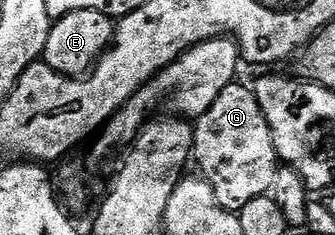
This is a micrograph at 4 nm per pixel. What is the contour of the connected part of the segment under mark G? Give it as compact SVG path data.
M235 81L215 97L215 105L207 109L207 113L196 116L193 128L193 158L192 162L197 163L200 178L206 179L215 193L215 201L223 205L223 209L228 211L241 212L243 205L248 205L250 201L255 201L255 197L268 195L271 184L275 182L275 173L279 166L277 150L271 129L267 125L267 117L259 105L256 94L249 91Z

